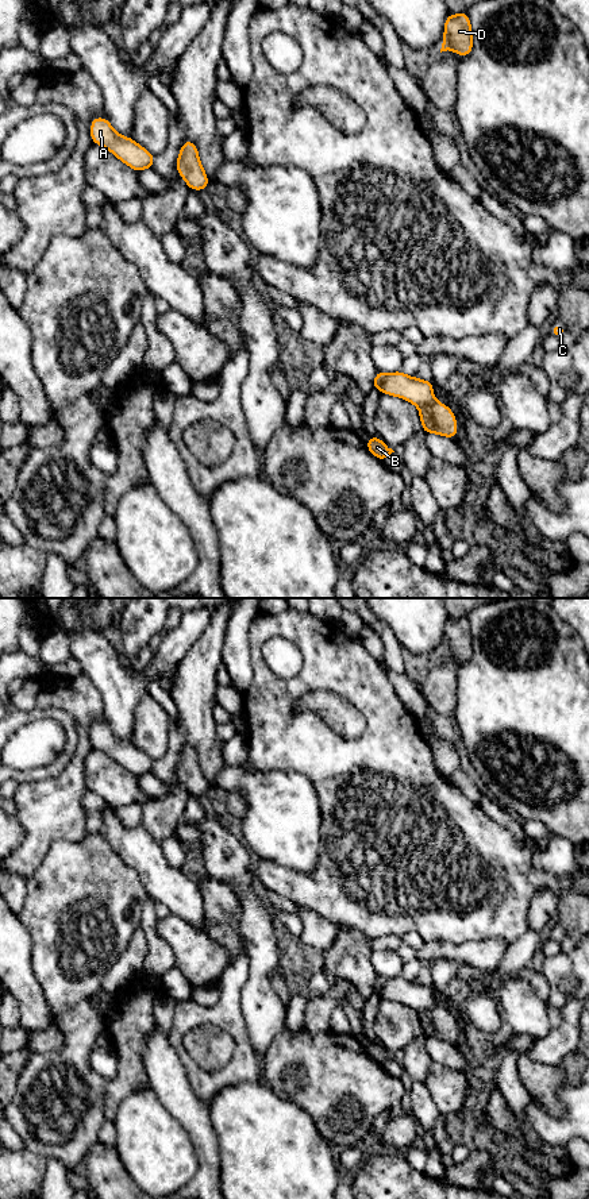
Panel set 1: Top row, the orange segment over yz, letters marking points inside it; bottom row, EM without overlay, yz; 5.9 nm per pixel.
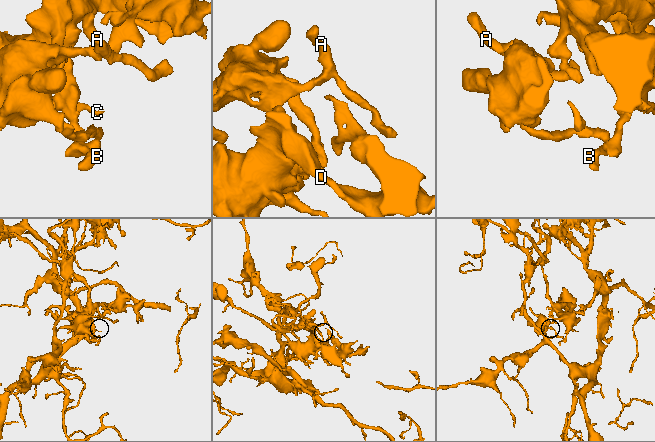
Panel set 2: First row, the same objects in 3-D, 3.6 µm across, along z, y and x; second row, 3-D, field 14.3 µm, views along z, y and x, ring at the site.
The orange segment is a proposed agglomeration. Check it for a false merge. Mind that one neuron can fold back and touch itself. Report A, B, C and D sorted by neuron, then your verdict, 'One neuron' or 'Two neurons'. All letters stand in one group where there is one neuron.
Groups: A / B C D. Two neurons

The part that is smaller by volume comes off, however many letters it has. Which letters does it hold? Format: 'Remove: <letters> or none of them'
Remove: B, C, D

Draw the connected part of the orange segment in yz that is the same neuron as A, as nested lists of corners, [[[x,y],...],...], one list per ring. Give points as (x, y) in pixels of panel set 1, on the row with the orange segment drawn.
[[[93,117],[91,122],[91,139],[95,144],[103,146],[119,161],[135,171],[153,169],[155,155],[132,138],[123,136],[112,128],[107,117]]]

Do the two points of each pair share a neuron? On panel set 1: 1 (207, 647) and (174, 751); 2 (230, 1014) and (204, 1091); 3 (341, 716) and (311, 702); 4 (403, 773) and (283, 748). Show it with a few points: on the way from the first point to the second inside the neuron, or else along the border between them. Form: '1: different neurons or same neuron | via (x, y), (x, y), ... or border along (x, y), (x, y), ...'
1: different neurons | border along (180, 723), (188, 743)
2: same neuron | via (239, 1034), (241, 1060), (224, 1076)
3: same neuron | via (334, 709), (324, 702), (318, 702)
4: same neuron | via (373, 767), (366, 763), (331, 763), (312, 748)

